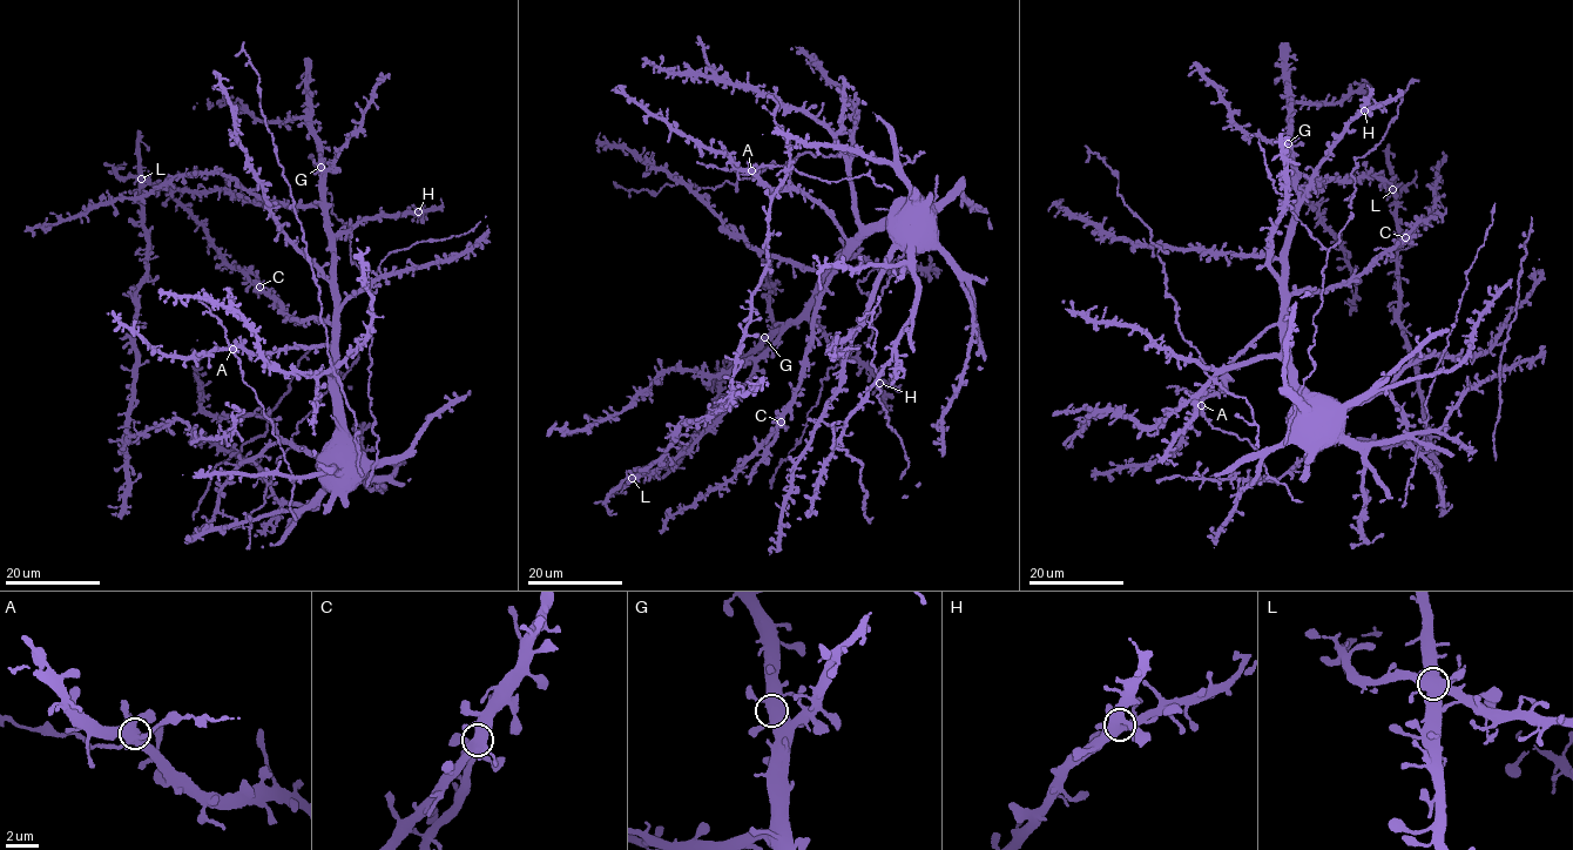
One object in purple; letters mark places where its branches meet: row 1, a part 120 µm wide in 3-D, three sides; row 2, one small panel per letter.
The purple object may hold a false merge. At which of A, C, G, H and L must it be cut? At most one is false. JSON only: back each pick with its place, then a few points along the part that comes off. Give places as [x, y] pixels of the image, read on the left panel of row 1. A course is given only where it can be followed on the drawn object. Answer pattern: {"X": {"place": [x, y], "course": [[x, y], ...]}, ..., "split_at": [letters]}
{"L": {"place": [141, 179]}, "split_at": ["L"]}

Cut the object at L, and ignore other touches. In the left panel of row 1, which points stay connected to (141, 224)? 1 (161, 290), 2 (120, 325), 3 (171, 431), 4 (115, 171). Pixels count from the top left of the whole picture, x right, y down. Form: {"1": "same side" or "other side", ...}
{"1": "other side", "2": "other side", "3": "same side", "4": "other side"}

